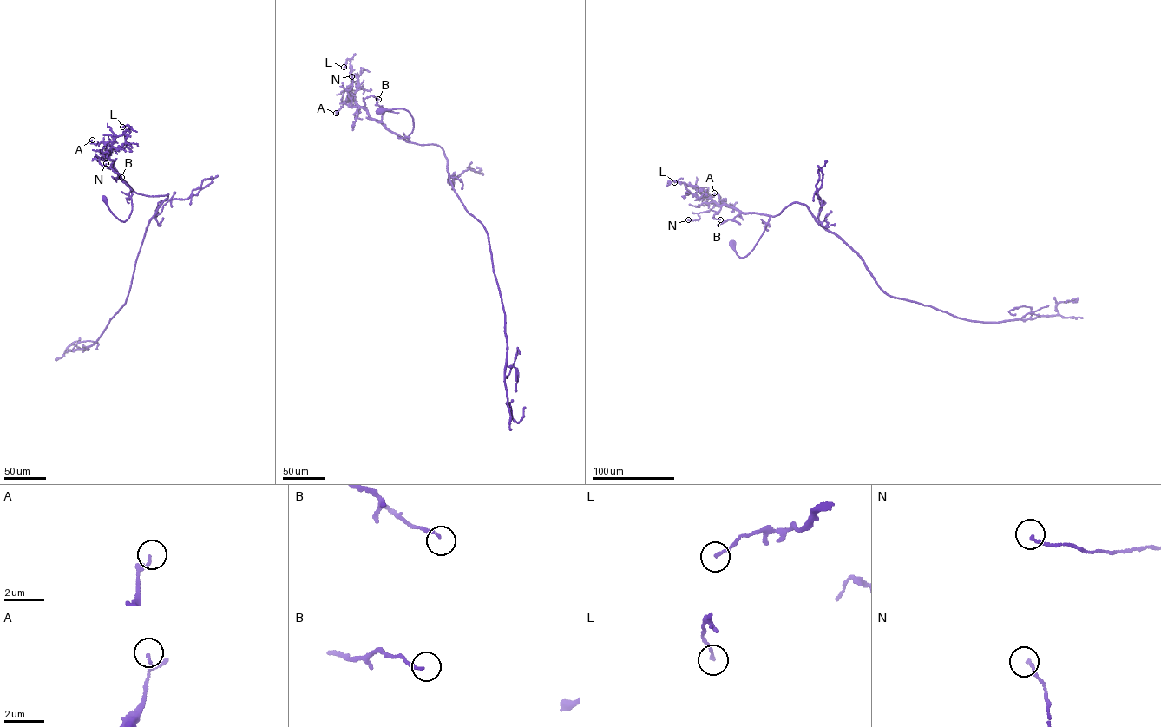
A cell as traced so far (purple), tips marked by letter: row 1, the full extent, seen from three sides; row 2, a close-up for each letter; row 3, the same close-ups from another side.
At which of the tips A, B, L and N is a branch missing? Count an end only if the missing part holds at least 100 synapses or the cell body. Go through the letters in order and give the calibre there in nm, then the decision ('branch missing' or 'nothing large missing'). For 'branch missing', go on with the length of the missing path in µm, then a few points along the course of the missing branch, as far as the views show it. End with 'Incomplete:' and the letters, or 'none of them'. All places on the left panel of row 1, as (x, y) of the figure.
A: 120 nm | nothing large missing
B: 120 nm | nothing large missing
L: 140 nm | nothing large missing
N: 140 nm | nothing large missing
Incomplete: none of them

